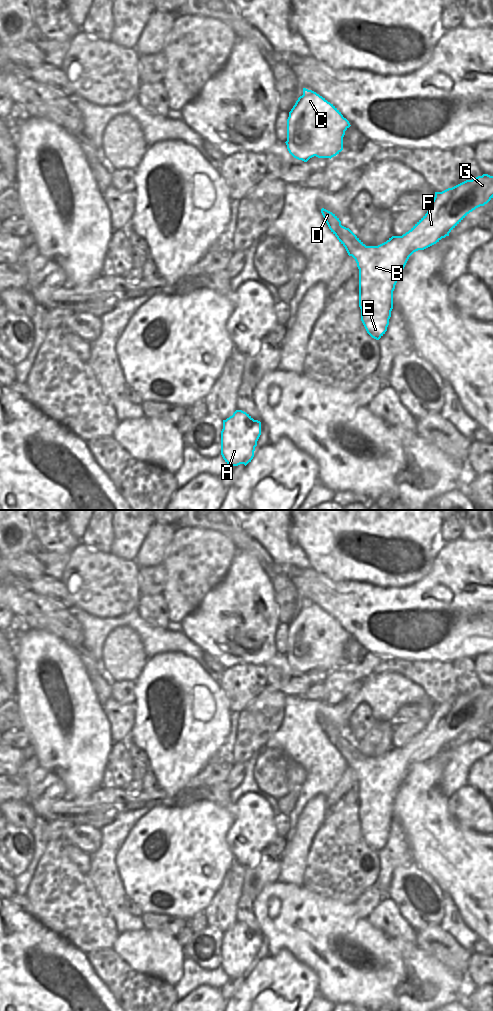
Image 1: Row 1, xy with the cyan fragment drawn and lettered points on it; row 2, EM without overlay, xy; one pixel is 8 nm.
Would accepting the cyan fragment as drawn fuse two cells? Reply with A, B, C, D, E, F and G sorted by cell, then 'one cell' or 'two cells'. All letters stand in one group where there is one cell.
groups A B C D E F G; one cell

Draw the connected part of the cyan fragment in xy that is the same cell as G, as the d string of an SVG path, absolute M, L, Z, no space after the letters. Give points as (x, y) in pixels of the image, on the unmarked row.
M483 686L472 692L466 692L442 704L435 704L435 709L427 725L402 748L392 748L378 758L366 758L349 740L341 737L339 730L322 720L321 725L339 754L352 768L359 781L359 819L361 833L367 845L379 852L387 843L393 821L393 803L397 791L403 783L409 769L418 762L424 762L449 745L473 722L484 718L493 710L493 688Z

